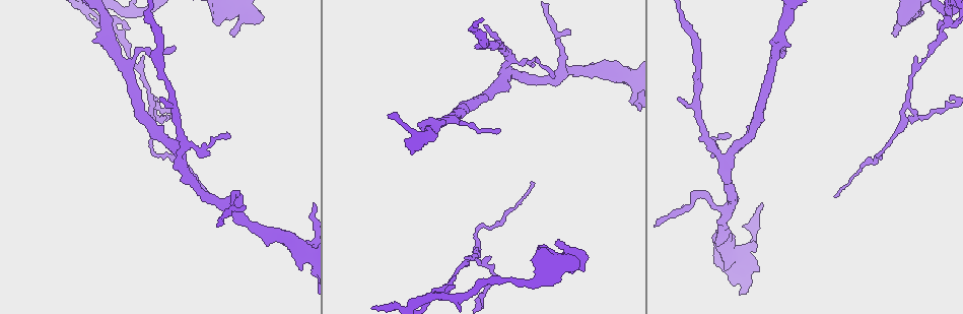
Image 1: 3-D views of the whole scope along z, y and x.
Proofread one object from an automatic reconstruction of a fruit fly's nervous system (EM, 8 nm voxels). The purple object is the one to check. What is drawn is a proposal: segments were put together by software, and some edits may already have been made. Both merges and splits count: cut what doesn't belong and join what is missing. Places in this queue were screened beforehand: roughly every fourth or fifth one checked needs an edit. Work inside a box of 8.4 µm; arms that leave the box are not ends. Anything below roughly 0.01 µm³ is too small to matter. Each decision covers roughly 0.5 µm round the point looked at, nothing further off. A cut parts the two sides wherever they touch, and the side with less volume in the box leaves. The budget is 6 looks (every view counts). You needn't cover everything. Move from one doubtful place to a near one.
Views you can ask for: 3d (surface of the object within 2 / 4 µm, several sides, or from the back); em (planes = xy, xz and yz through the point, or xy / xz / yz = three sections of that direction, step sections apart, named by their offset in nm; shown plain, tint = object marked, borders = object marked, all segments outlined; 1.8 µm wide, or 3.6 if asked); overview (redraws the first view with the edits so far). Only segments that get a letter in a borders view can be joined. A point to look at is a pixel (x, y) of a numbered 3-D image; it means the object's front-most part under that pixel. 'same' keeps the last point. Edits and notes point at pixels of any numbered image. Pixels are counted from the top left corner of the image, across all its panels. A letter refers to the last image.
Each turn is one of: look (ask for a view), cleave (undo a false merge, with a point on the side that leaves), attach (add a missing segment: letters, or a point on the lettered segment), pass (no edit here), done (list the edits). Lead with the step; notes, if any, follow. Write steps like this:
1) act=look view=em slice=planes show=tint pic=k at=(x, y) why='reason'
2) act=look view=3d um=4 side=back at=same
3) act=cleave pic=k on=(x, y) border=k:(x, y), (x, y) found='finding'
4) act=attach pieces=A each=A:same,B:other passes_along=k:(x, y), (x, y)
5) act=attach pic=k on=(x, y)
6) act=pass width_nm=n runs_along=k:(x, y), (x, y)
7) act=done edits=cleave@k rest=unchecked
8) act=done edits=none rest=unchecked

act=look view=3d um=2 pic=1 at=(119, 13) why='sharp bend'

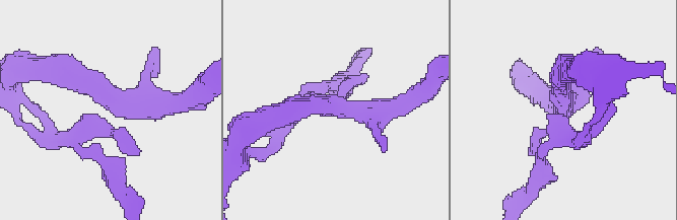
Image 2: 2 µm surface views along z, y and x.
act=look view=em slice=planes show=borders pic=2 at=(333, 105)

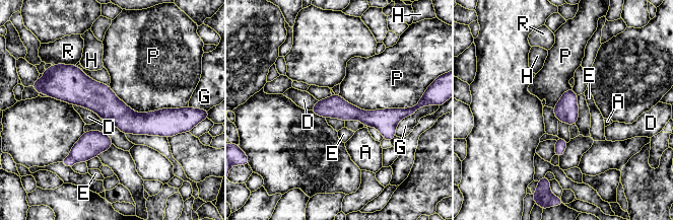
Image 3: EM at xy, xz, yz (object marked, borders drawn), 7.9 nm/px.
act=cleave pic=3 on=(68, 161) each=A:other,D:other,E:other,G:other,H:other,P:other,R:other border=3:(69, 156), (76, 161) found='two neurons meet here'

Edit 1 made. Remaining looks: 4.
act=look view=overview why='see it whole again'

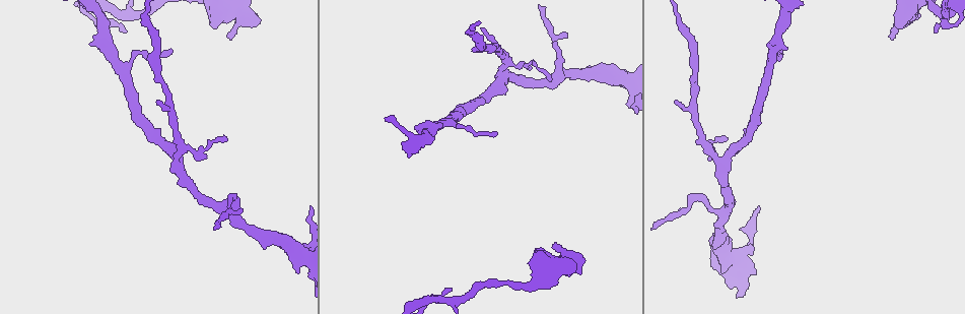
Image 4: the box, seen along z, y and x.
act=look view=3d um=4 pic=4 at=(156, 102) why='thin end'

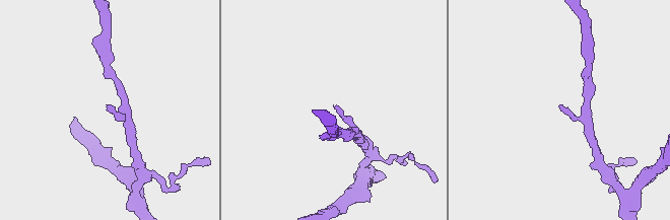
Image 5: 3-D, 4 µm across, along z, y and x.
act=look view=em slice=planes show=borders pic=5 at=(561, 105) why='shape alone is not enough'

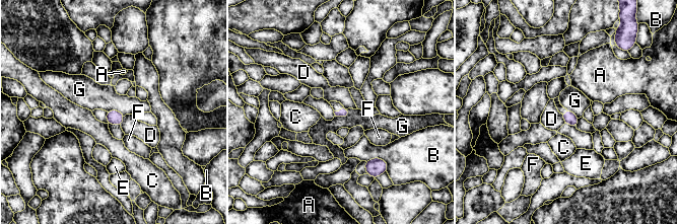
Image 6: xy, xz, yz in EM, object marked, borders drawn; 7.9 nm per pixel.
act=pass each=A:other,B:other,C:other,D:other,E:other,F:other,G:other border=6:(349, 110), (347, 117), (335, 116) found='no lettered segment goes on from it'

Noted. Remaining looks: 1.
act=done edits=cleave@3 rest=unchecked

